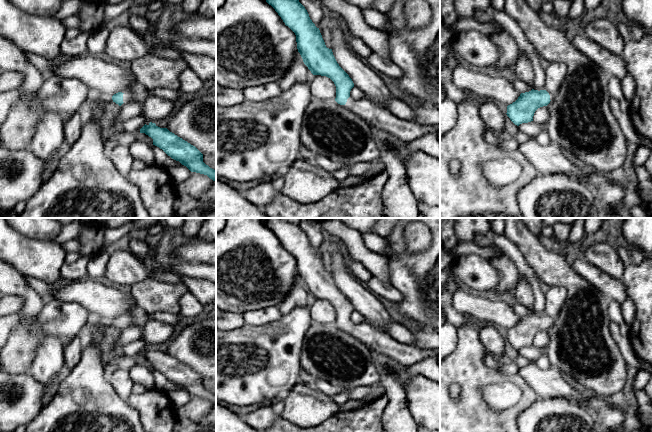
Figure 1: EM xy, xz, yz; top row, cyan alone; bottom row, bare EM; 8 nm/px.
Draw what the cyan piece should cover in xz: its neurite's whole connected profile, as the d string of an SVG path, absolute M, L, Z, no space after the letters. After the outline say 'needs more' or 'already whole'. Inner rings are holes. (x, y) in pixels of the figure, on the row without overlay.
M284 218L263 219L285 249L295 257L298 276L311 297L326 300L334 306L335 325L338 328L357 338L370 349L377 350L405 366L414 365L431 356L439 361L440 349L418 349L398 342L387 332L382 332L367 322L351 323L350 315L354 307L337 287L332 273L326 271L319 252L312 246L305 231L299 224L292 224Z | needs more

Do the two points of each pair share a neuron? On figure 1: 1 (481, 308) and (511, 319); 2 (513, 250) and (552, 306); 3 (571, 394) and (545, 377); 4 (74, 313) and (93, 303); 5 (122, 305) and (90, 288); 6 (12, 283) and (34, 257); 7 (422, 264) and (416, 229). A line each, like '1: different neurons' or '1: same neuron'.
1: same neuron
2: different neurons
3: same neuron
4: different neurons
5: same neuron
6: different neurons
7: different neurons

